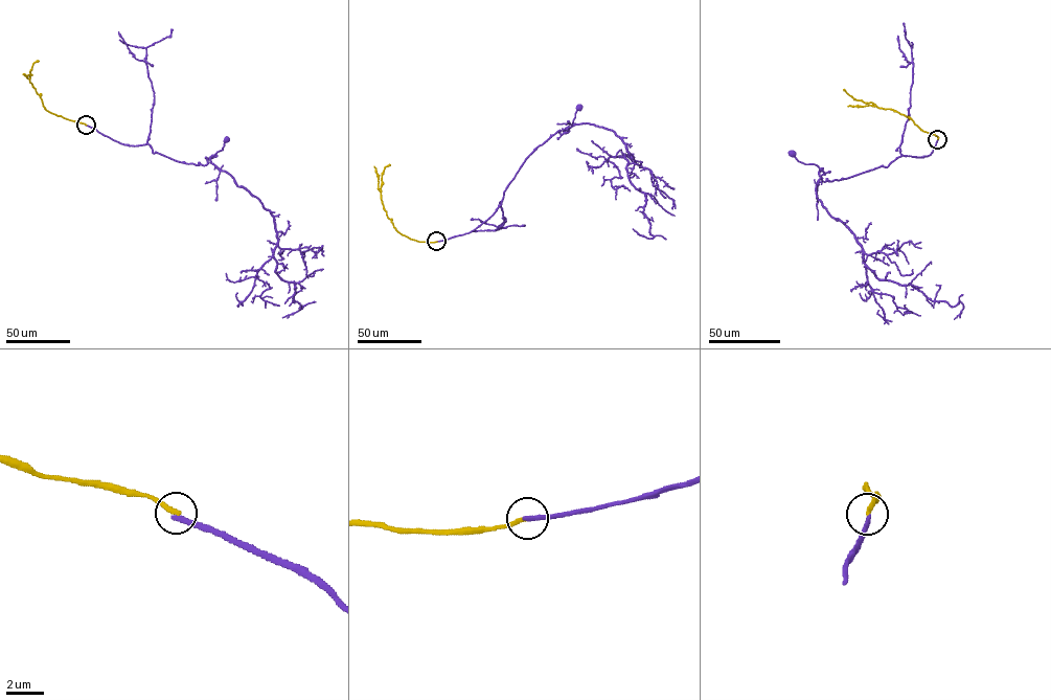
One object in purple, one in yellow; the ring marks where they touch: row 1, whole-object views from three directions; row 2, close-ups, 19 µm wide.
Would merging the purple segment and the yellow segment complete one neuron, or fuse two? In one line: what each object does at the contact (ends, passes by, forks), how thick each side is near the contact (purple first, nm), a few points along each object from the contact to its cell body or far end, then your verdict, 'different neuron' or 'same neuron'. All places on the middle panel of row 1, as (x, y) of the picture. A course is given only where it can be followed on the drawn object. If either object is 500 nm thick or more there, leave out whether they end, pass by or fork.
purple ends there; yellow ends there; 260 nm thick on the purple side, 260 nm on the other; purple runs (436, 241), (467, 233), (487, 220), (524, 161), (557, 131), (569, 131), (564, 132), (578, 108); yellow runs (436, 241), (412, 240), (401, 233), (388, 218), (381, 188), (382, 174), (390, 164); different neuron

